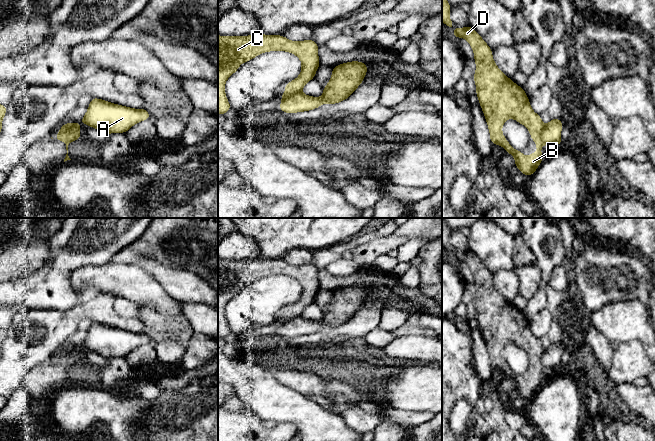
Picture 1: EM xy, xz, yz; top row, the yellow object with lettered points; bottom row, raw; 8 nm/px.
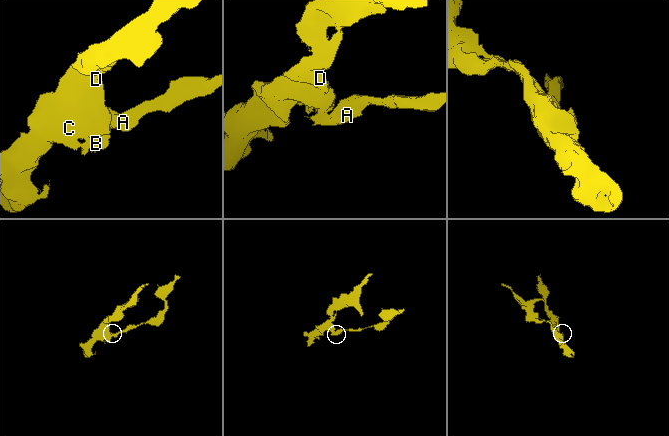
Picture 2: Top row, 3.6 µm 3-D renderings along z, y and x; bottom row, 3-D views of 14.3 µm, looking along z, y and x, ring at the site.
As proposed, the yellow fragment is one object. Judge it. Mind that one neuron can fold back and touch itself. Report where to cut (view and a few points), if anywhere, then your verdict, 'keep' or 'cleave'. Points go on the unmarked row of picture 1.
xz (300, 316), (284, 319) | cleave

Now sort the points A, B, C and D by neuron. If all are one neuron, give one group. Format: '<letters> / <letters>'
A / B C D

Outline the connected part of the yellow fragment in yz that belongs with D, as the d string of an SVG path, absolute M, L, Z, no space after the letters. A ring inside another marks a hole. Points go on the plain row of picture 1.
M442 220L442 246L453 254L454 262L465 262L474 276L476 295L473 303L476 308L476 319L482 332L490 365L493 369L500 369L508 378L515 382L518 395L530 401L543 384L541 357L544 352L541 340L536 338L524 313L509 303L495 288L492 273L471 250L453 252L450 243L451 229ZM513 342L524 349L530 356L531 364L536 366L537 377L524 380L515 374L502 357L503 348Z

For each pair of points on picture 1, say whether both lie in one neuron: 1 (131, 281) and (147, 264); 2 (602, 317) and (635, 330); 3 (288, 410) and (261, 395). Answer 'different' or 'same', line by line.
1: different
2: same
3: same

